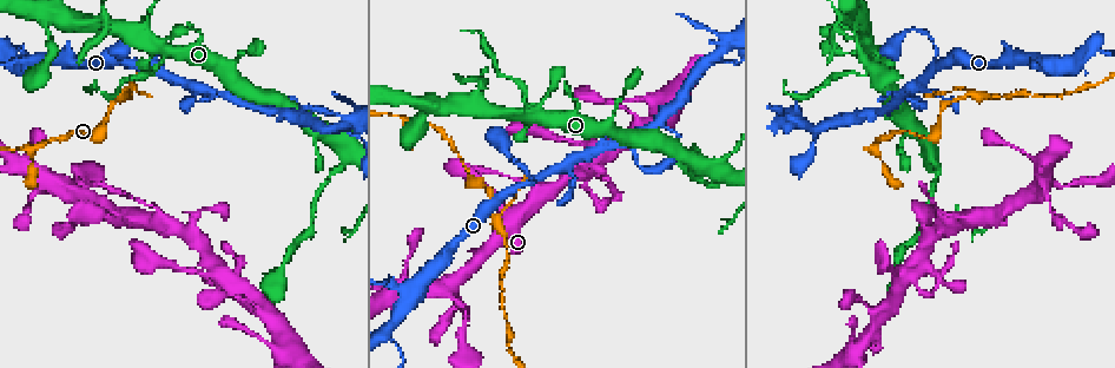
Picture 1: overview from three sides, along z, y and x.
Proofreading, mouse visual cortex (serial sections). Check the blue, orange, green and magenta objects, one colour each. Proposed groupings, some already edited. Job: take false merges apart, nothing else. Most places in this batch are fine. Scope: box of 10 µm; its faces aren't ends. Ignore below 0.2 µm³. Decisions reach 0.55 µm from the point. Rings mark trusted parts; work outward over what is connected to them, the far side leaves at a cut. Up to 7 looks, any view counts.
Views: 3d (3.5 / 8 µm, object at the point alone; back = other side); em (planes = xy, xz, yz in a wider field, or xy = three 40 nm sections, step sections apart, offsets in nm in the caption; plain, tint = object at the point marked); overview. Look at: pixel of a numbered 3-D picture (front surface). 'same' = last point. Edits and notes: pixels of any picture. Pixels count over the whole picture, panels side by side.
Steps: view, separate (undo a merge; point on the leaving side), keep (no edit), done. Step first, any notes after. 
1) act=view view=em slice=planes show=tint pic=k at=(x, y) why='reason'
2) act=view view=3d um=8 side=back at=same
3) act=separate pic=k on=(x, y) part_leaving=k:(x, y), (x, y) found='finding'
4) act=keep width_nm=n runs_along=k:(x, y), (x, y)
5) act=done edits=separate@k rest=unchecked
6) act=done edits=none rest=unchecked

act=view view=3d um=8 pic=1 at=(448, 287) why='branch point'

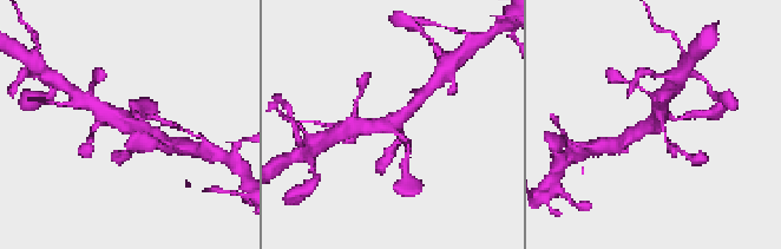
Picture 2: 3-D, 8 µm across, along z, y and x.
act=view view=em slice=xy step=1 show=tint at=same

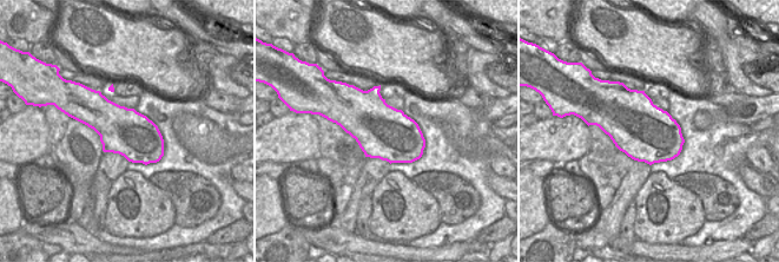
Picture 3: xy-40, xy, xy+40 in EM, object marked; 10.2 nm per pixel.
act=keep found='continuous, no second cell'

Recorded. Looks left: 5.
act=view view=3d um=3.5 side=back pic=1 at=(870, 150) why='sharp bend'

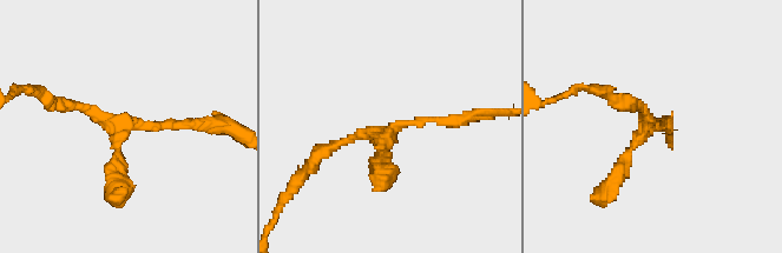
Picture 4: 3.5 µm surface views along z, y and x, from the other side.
act=view view=em slice=xy step=1 show=tint pic=4 at=(147, 125) why='shape alone is not enough'

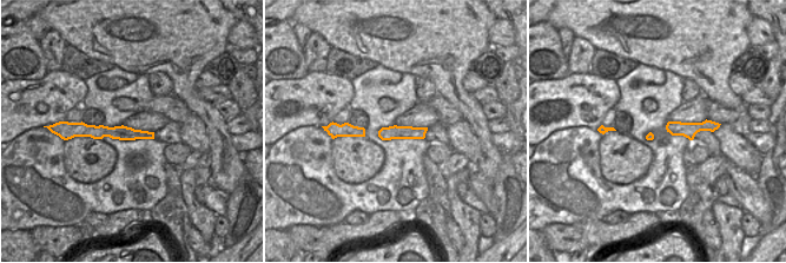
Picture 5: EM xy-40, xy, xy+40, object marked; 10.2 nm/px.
act=keep runs_along=5:(81, 125), (92, 131), (151, 136) found='one cell here'

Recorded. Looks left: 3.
act=view view=3d um=3.5 pic=1 at=(16, 49) why='thick turns thin'

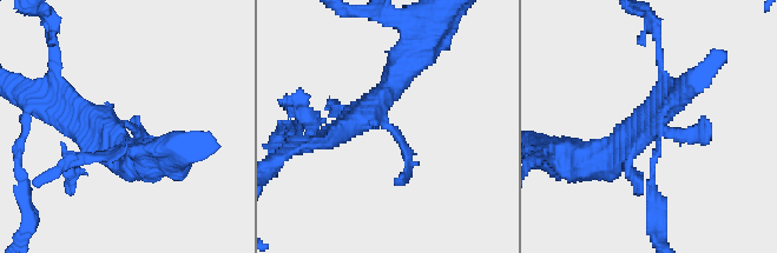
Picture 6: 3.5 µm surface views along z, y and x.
act=view view=em slice=xy step=5 show=tint pic=6 at=(126, 126) arms=4 arm_widths_nm=150,150,300,400 why='shape alone is not enough'

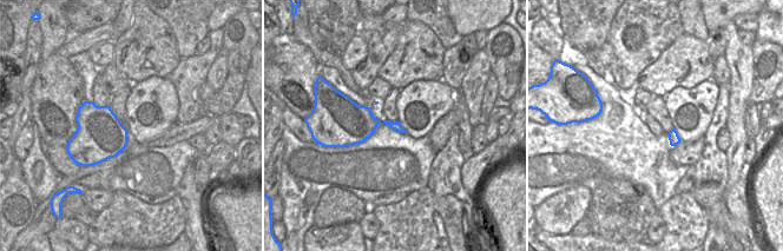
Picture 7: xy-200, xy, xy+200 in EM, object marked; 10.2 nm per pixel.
act=view view=em slice=xy step=1 show=tint at=same

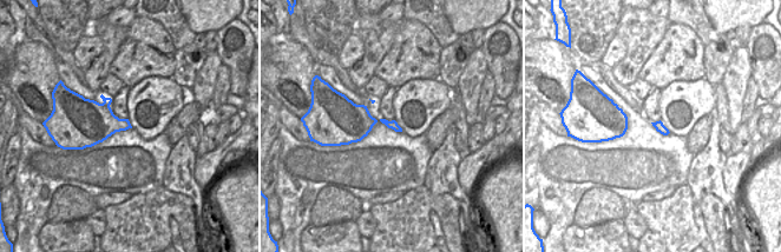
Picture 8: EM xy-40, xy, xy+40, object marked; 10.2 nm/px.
act=keep runs_along=6:(599, 157), (705, 120) found='all the same cell'

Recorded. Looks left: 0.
act=done edits=none rest=unchecked

